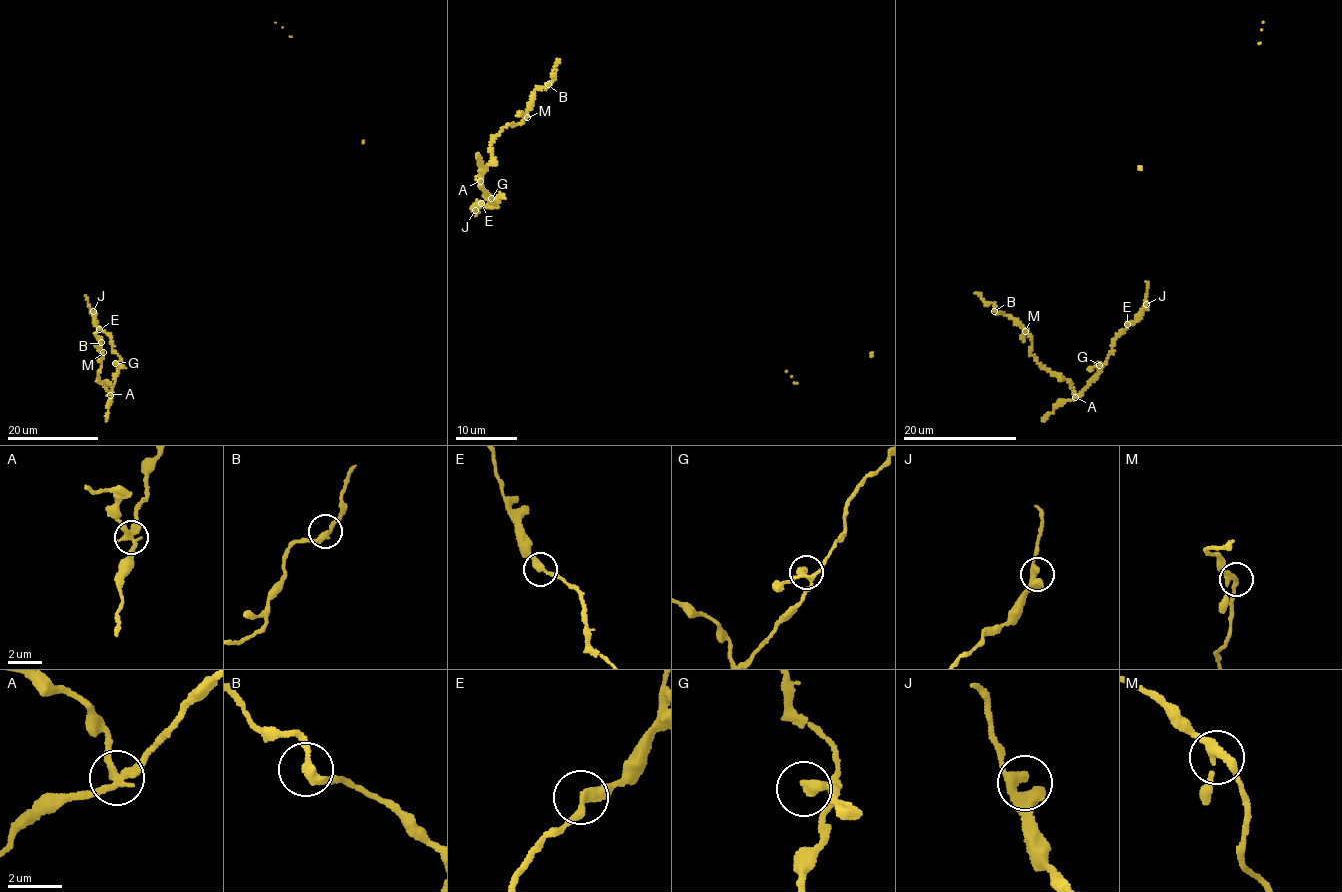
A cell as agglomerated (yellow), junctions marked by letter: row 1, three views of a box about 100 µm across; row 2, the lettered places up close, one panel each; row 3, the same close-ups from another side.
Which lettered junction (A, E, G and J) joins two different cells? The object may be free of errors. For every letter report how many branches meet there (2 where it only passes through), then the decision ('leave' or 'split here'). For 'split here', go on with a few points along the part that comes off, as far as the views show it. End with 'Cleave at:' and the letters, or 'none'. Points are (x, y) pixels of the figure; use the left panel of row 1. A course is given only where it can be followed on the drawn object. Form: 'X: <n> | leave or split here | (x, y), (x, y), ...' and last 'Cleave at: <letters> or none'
A: 3 | split here | (110, 394), (106, 382), (98, 382), (97, 378), (102, 354), (95, 346), (101, 341), (95, 333)
E: 2 | leave
G: 2 | leave
J: 2 | leave
Cleave at: A

